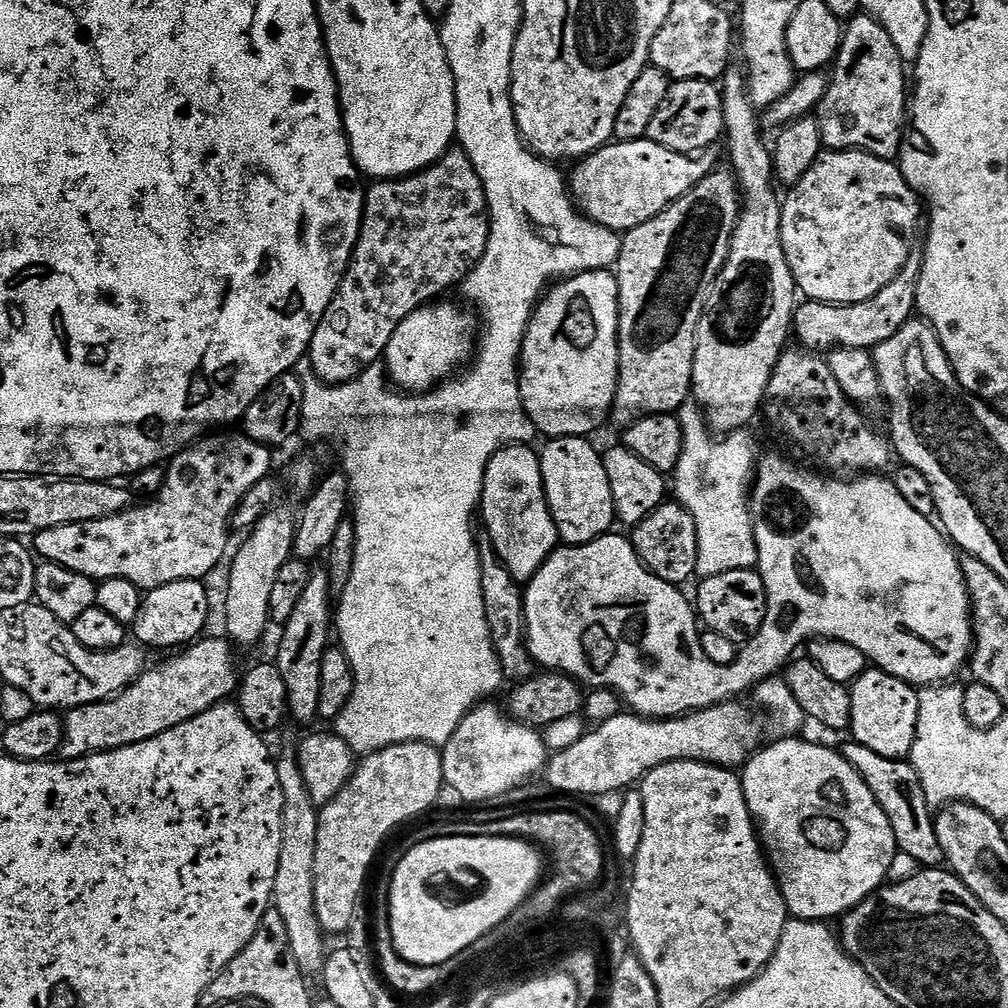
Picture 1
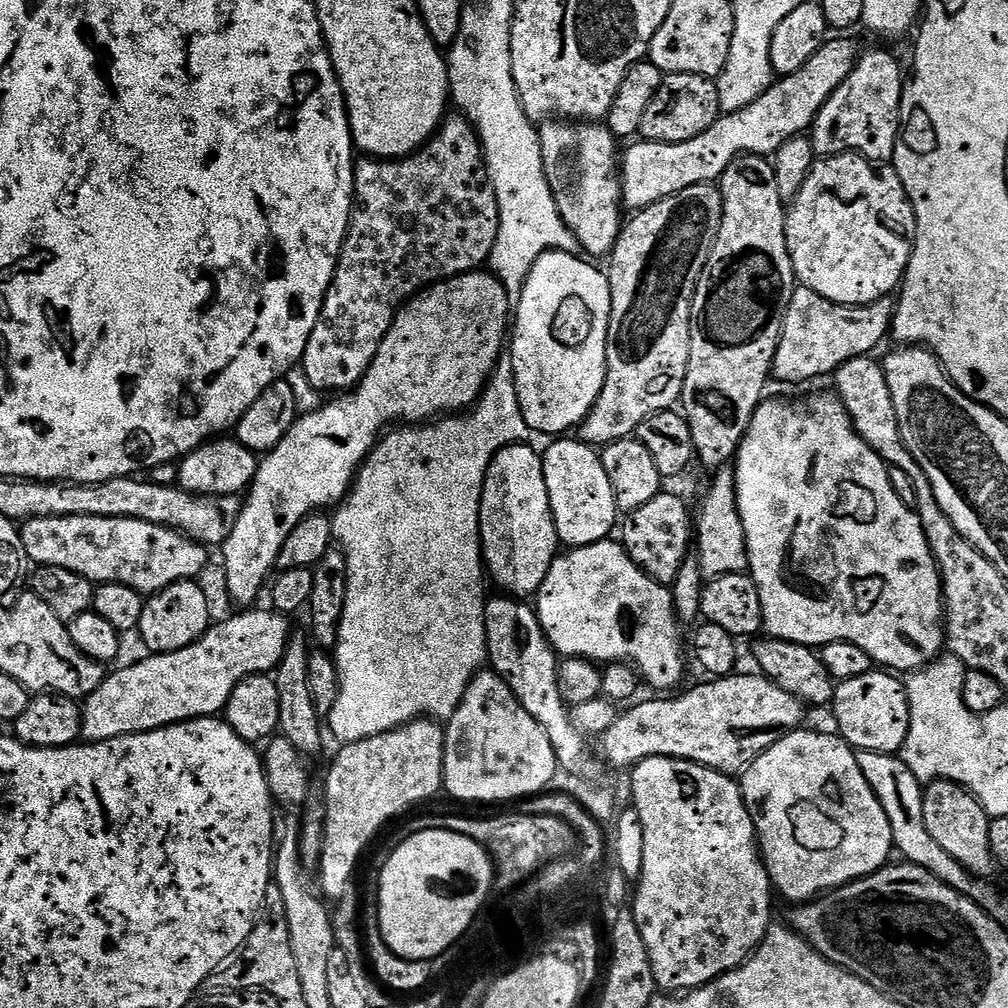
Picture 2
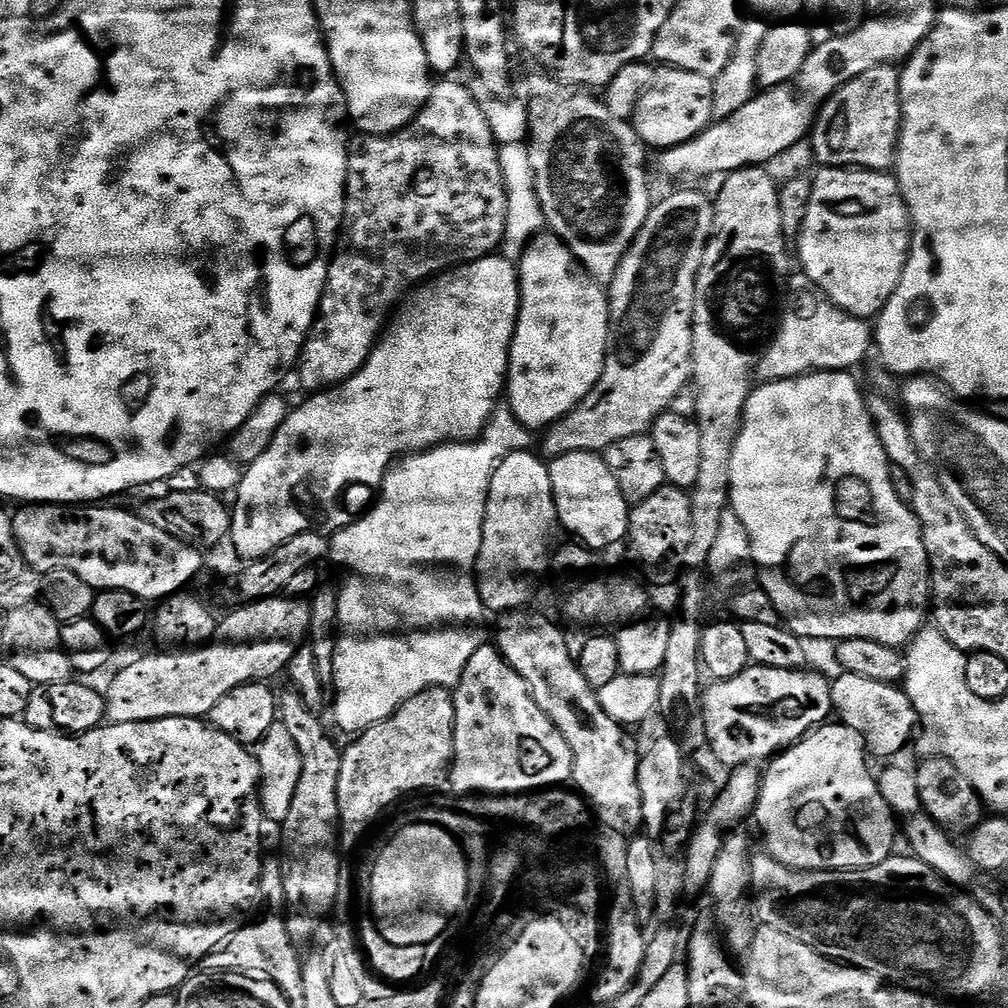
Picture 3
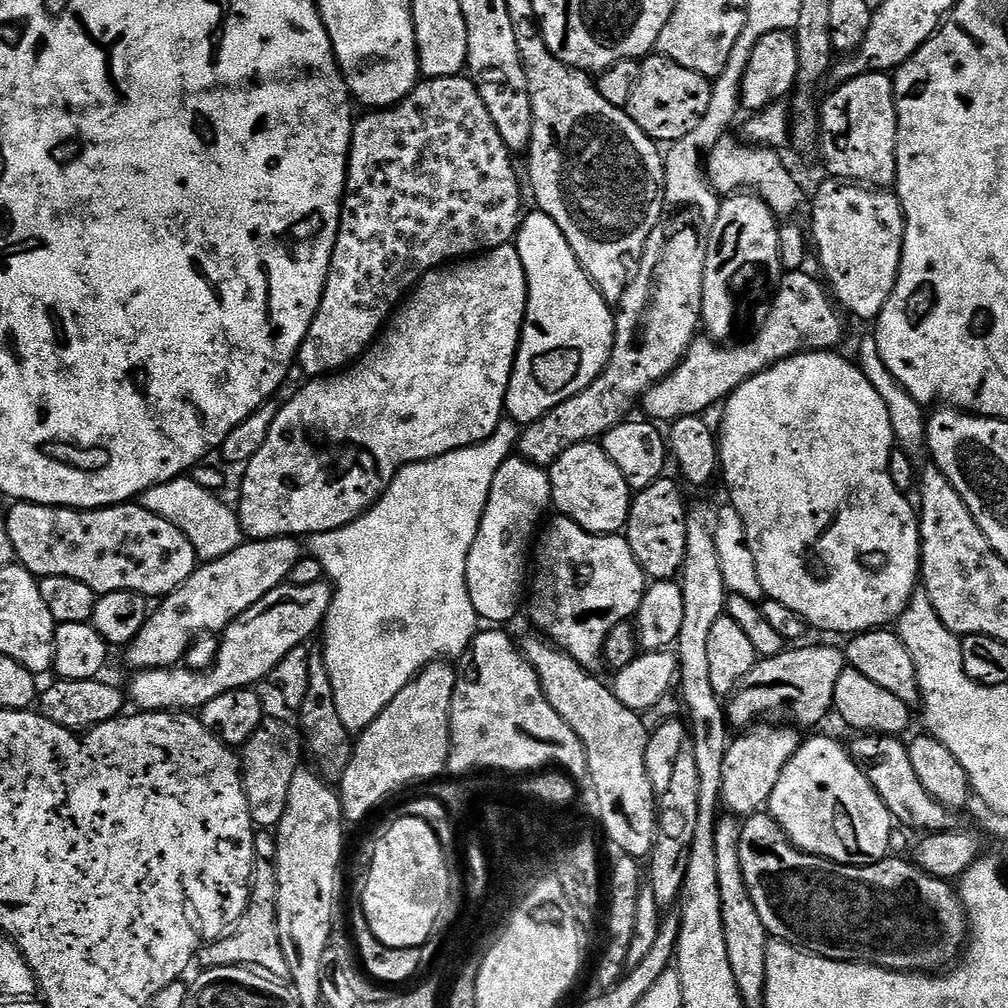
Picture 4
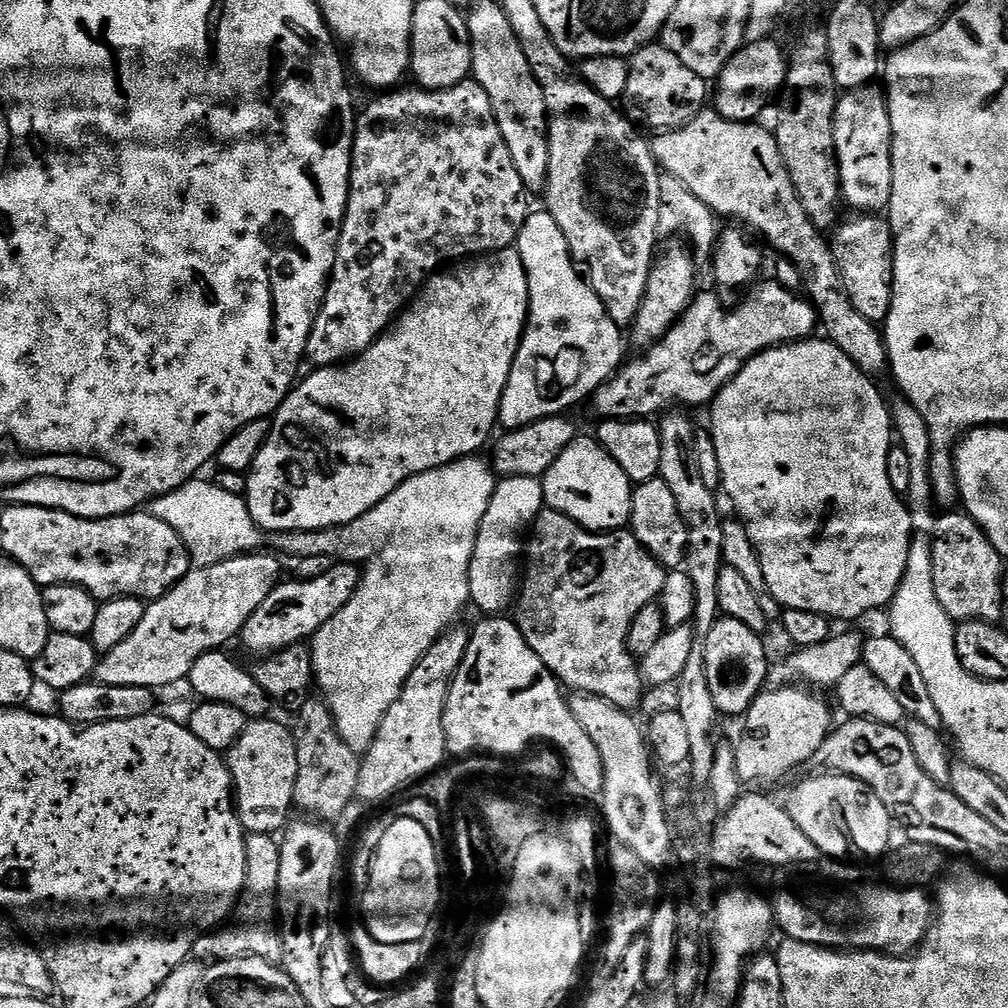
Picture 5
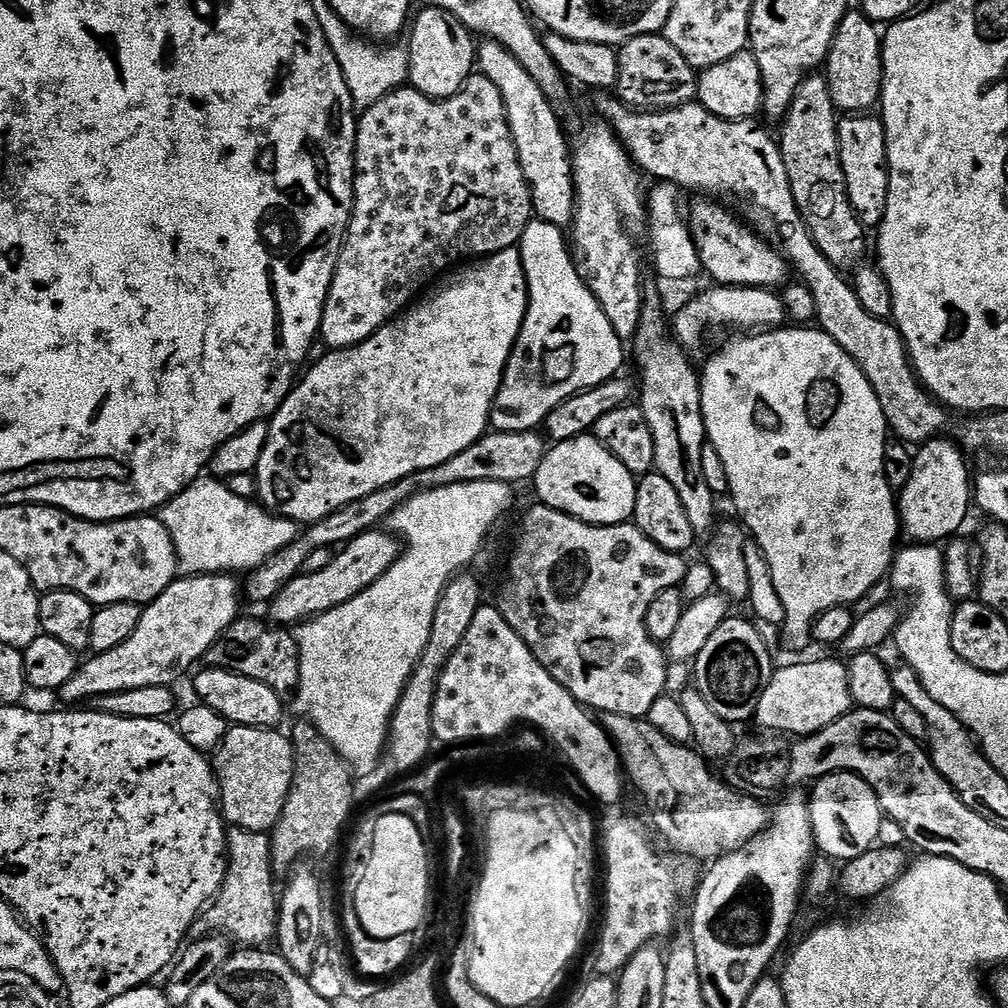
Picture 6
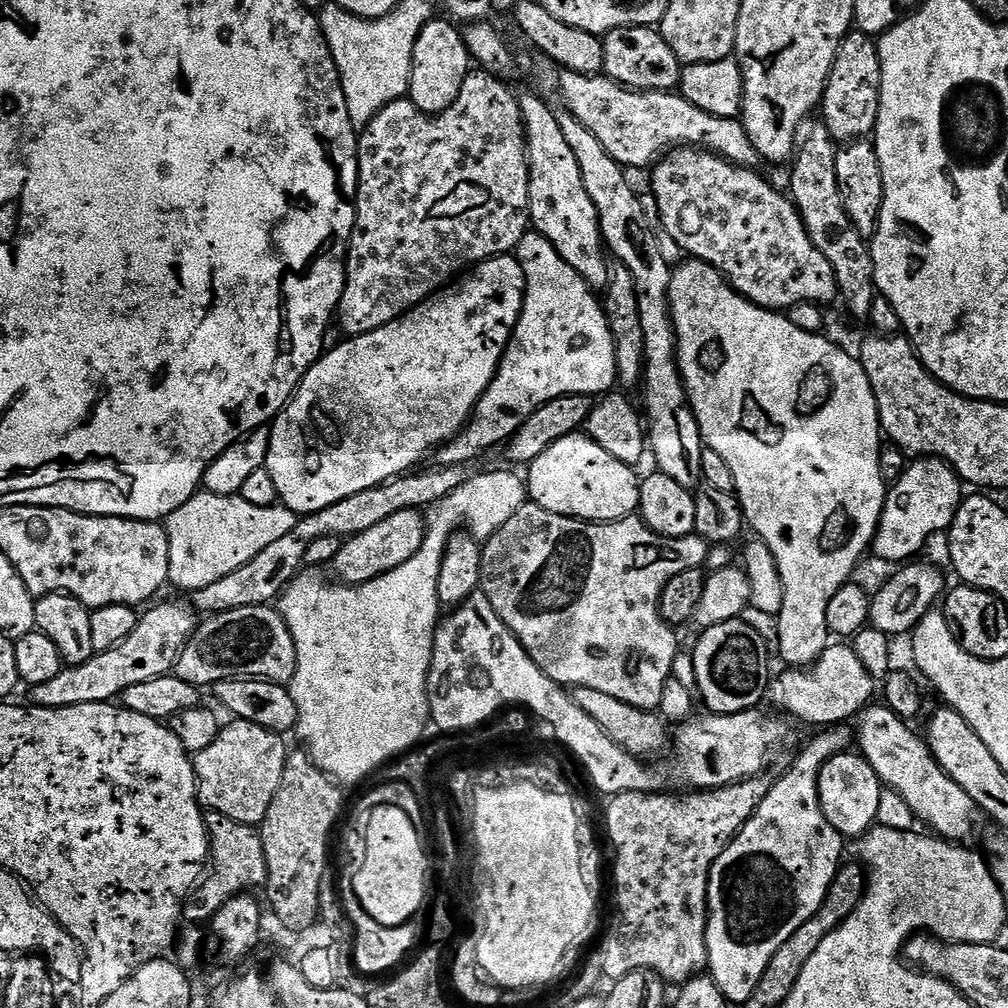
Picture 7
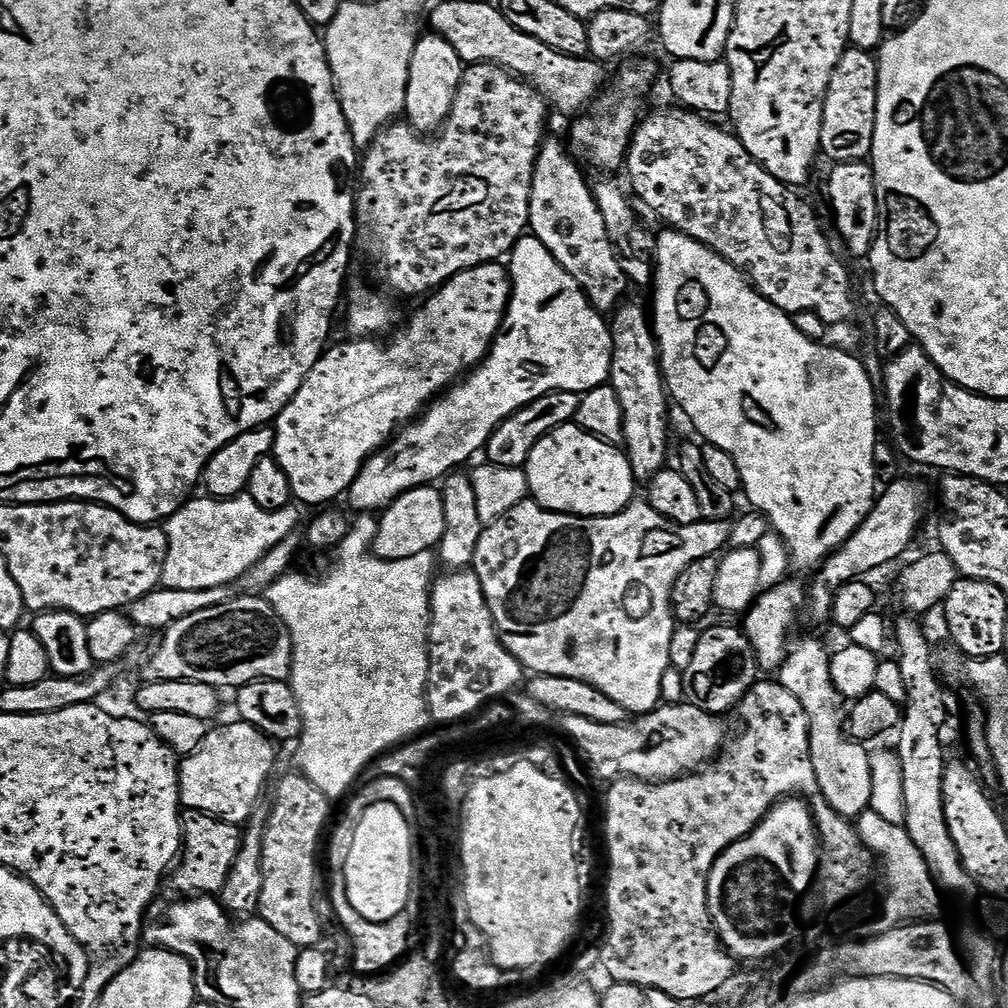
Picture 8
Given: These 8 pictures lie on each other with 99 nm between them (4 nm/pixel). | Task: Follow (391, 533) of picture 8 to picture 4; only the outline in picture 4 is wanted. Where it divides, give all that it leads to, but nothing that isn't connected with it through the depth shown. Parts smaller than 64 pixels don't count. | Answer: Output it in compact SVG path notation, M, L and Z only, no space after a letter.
M328 582L314 586L281 584L224 629L218 640L216 660L208 671L194 672L187 666L137 671L132 685L126 688L127 699L131 703L133 700L142 712L199 710L206 702L218 698L218 694L232 692L235 688L252 688L259 680L267 681L290 650L307 645L307 640L321 631L333 595L334 589Z

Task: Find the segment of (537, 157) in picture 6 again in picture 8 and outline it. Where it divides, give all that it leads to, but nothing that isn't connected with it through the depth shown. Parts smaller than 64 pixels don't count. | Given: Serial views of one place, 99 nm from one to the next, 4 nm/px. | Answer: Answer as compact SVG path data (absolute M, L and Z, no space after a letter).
M552 138L545 139L540 145L540 157L536 160L536 174L532 179L532 193L528 207L528 228L531 235L536 236L554 254L554 258L578 282L588 296L589 302L601 314L611 314L625 303L624 296L630 289L630 281L624 273L624 261L612 244L610 234L606 230L606 222L602 222L602 210L598 210L598 202L590 184L584 181L584 172L568 157L569 149Z

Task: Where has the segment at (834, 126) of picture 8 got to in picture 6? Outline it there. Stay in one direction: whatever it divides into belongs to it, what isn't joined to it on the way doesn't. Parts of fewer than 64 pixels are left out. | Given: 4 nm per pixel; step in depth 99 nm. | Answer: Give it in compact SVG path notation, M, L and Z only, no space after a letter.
M849 10L842 22L836 27L836 37L832 40L832 47L828 49L826 61L826 79L830 86L830 98L834 102L837 113L840 114L868 114L872 108L881 103L884 90L884 45L882 32L879 27L862 10Z

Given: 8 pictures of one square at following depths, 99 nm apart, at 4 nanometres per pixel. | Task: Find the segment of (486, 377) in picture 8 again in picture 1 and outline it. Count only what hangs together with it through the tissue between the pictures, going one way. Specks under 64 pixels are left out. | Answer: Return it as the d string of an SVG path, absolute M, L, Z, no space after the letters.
M611 271L580 272L547 289L532 313L524 349L520 351L520 397L526 414L545 437L587 437L605 419L616 403L616 383L620 373L618 330L620 329L620 291Z

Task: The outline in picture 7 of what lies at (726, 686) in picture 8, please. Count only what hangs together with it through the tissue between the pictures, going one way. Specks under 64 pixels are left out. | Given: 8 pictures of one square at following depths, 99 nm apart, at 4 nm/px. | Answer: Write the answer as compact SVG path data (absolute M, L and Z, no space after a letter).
M737 618L710 626L699 633L700 641L691 649L696 675L696 692L704 699L709 713L729 716L750 712L761 707L760 699L770 692L768 676L768 644L756 628L747 624L747 619Z

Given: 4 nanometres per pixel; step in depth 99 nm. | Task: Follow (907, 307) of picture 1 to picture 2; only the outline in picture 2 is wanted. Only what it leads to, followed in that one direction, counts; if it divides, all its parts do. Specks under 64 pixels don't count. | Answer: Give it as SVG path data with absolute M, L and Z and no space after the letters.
M800 286L784 315L780 345L772 363L772 376L784 384L804 384L819 376L831 377L846 362L875 353L875 348L889 335L897 301L892 298L872 304L835 304L822 294Z

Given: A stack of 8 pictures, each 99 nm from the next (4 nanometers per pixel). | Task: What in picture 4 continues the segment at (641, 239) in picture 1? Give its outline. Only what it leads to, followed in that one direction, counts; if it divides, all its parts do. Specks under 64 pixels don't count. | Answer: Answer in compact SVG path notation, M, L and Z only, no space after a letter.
M676 210L673 213L673 216L672 213L665 215L664 219L658 222L658 226L650 230L650 238L644 247L640 265L632 273L632 281L628 283L626 294L615 309L616 333L612 353L600 377L586 390L554 406L554 410L550 410L521 431L519 455L532 464L537 464L539 468L551 469L552 463L562 458L562 454L566 454L570 446L599 441L614 426L629 419L631 412L628 411L635 404L637 407L638 401L648 389L653 388L659 380L666 378L679 366L692 341L696 339L702 324L700 311L706 262L706 232L702 227L700 215L694 210Z

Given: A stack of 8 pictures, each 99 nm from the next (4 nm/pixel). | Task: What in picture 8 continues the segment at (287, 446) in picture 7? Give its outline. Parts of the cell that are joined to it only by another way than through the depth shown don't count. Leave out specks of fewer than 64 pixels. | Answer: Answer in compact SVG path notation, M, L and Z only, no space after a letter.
M500 262L479 264L451 276L423 301L425 304L413 314L412 321L409 324L407 321L389 339L393 339L389 344L380 344L384 342L376 338L352 338L349 344L333 343L325 351L302 382L296 397L274 421L274 459L289 479L291 495L300 499L301 505L328 506L339 501L336 499L351 489L362 466L397 435L401 426L413 423L433 400L485 360L512 301L512 277L502 265Z

